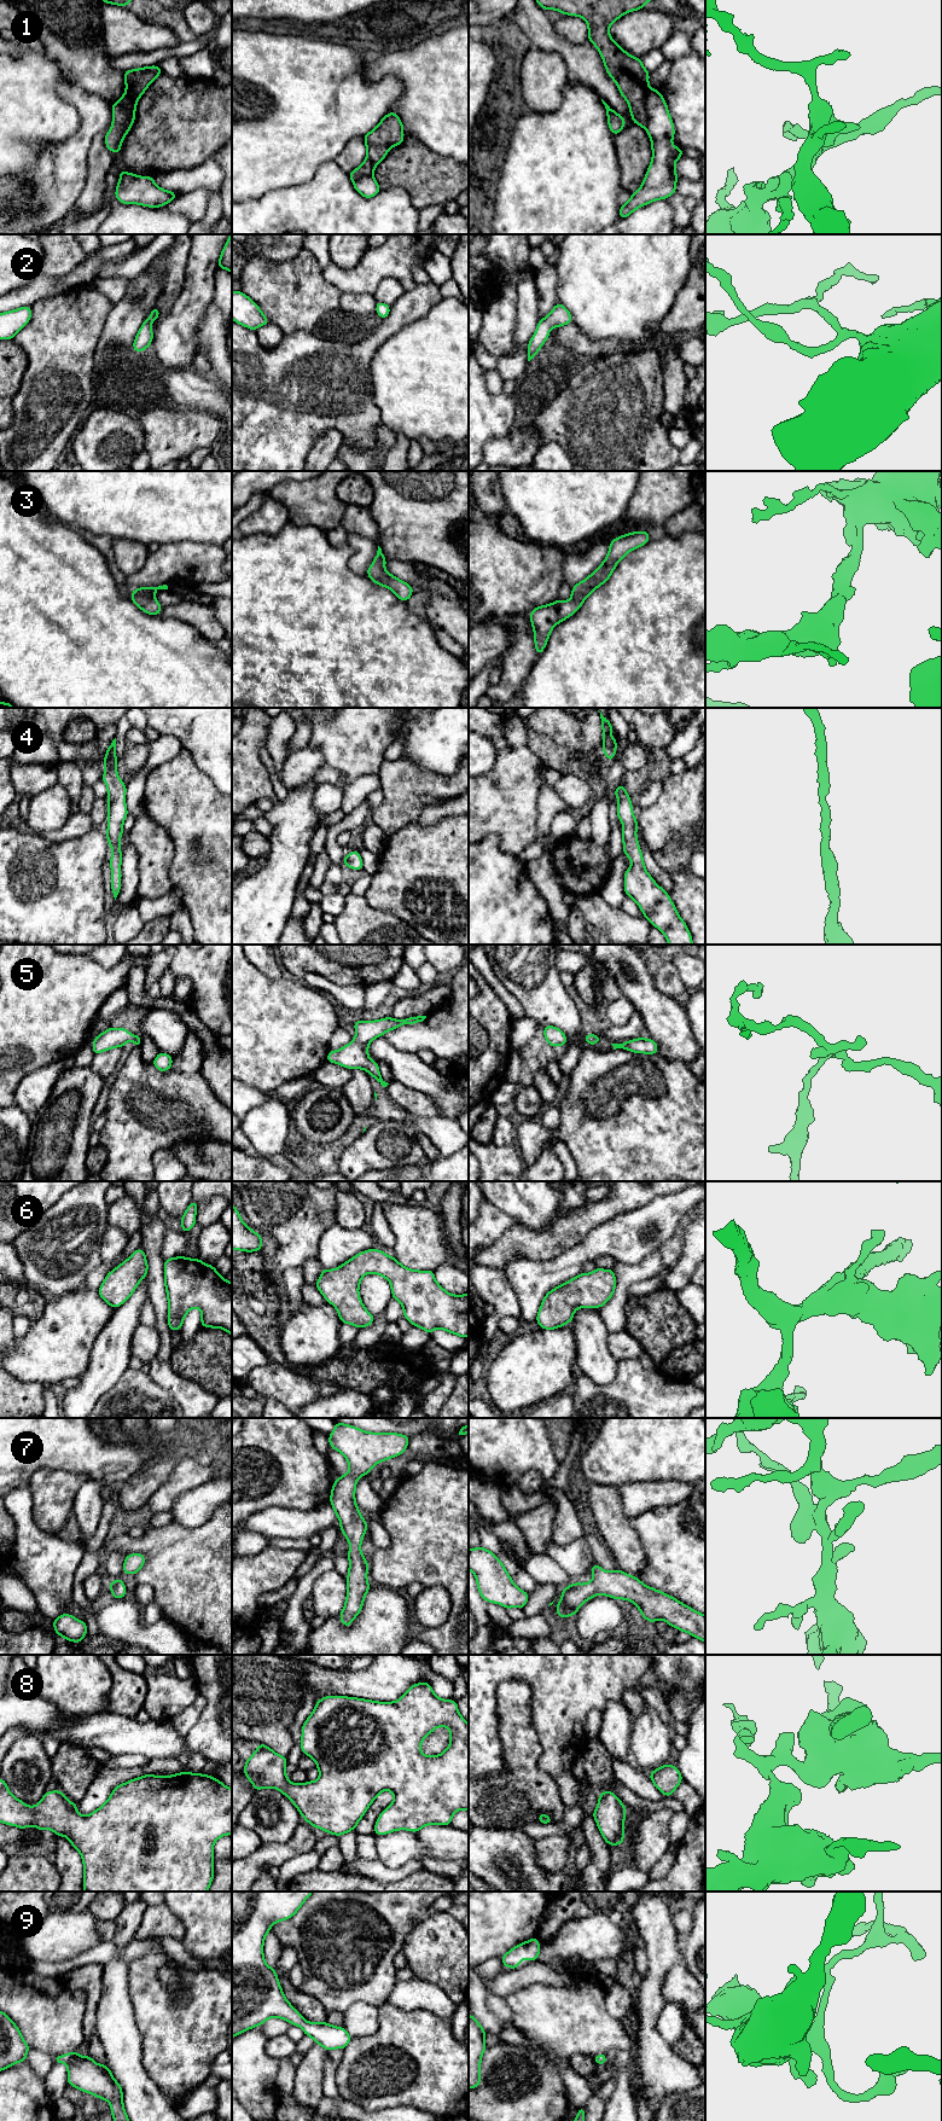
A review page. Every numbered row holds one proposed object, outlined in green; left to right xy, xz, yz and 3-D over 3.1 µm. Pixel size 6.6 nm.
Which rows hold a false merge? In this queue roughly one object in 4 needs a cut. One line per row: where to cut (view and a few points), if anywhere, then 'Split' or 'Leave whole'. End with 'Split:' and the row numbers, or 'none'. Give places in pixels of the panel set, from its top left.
1: Split along yz (650, 88), (646, 94), (647, 123), (644, 127). Split
2: No split. Leave whole
3: No split. Leave whole
4: No split. Leave whole
5: No split. Leave whole
6: No split. Leave whole
7: No split. Leave whole
8: No split. Leave whole
9: No split. Leave whole
Split: 1

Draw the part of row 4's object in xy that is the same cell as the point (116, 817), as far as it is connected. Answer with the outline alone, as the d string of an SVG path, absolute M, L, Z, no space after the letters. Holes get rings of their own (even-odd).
M116 738L112 740L106 750L104 757L105 772L103 780L107 786L107 831L106 837L109 846L112 849L112 856L110 859L112 882L111 889L116 900L121 890L121 861L122 853L120 847L121 835L123 833L123 821L128 815L126 807L126 790L127 785L120 779L116 769Z

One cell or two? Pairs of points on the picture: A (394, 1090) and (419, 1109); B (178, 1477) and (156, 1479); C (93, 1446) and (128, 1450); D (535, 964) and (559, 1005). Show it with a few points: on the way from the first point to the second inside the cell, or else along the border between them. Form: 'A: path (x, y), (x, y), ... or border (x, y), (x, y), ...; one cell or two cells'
A: path (400, 1094), (413, 1103); one cell
B: border (185, 1454), (167, 1480), (149, 1498); two cells
C: path (102, 1450), (120, 1450); one cell
D: path (535, 974), (535, 981), (550, 995); one cell

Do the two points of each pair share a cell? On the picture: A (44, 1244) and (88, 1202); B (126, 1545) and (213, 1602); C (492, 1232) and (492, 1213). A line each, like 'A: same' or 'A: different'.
A: same
B: same
C: same

